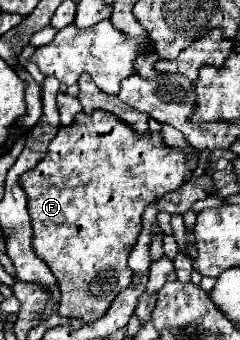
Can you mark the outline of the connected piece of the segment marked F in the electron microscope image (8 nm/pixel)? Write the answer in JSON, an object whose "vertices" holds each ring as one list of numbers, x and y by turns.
{"vertices":[[96,110,94,114,80,112,70,126,60,126,46,156,36,164,36,168,20,176,20,186,28,196,28,210,34,228,32,248,58,280,62,294,58,304,60,316,76,318,86,324,96,322,106,314,114,298,132,286,134,274,128,268,128,254,138,240,144,208,184,184,194,168,196,158,166,146,158,132,136,136,122,120,104,110]]}

